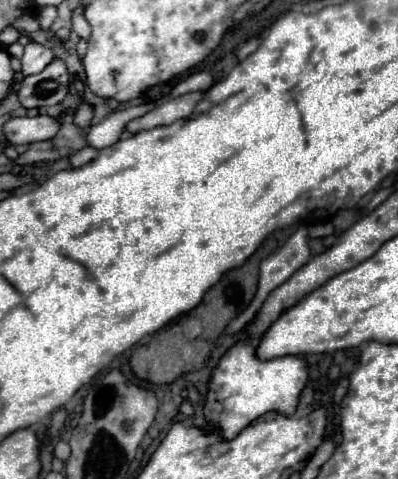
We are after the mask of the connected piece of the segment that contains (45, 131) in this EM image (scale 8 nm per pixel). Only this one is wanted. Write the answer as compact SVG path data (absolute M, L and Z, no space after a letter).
M23 116L23 118L9 118L3 124L3 134L9 144L31 144L37 140L49 140L55 136L59 124L51 116Z

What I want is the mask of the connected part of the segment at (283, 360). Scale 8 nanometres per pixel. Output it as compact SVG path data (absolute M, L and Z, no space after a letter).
M237 344L221 358L219 366L211 376L205 418L213 426L221 428L225 440L231 440L251 420L263 416L263 412L277 410L283 414L293 414L305 384L307 384L307 364L303 356L281 356L273 360L259 360L251 344Z

